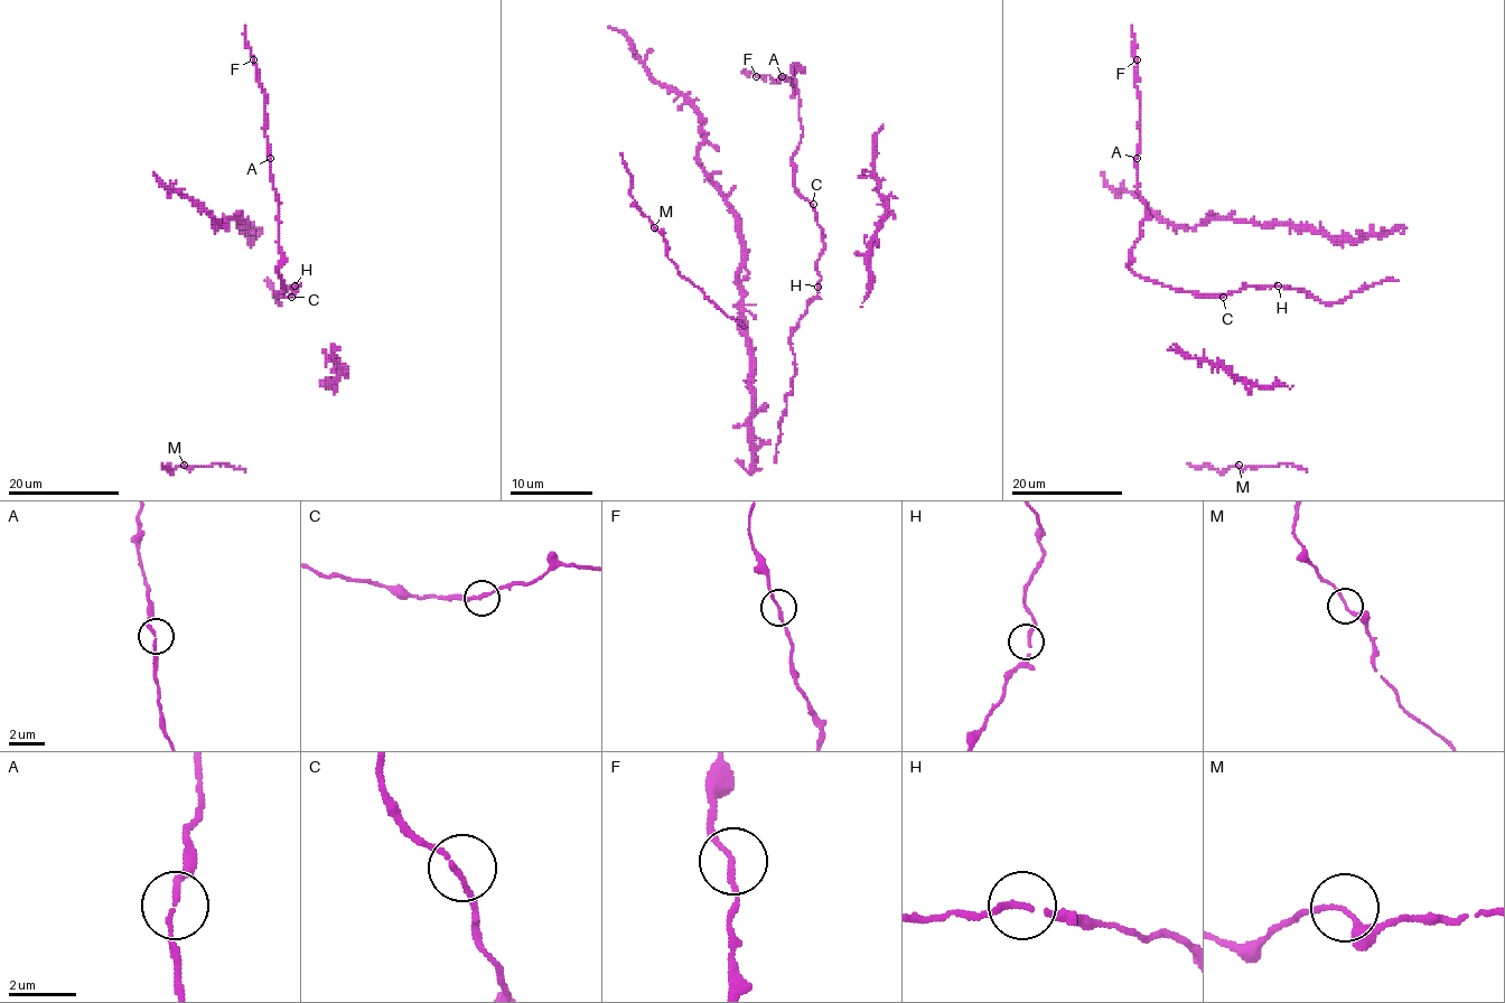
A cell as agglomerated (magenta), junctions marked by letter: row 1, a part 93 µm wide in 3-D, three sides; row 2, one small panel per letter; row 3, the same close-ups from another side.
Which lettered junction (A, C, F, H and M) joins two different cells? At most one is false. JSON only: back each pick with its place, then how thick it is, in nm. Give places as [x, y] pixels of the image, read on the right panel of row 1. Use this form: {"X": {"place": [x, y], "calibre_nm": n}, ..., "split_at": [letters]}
{"split_at": []}

